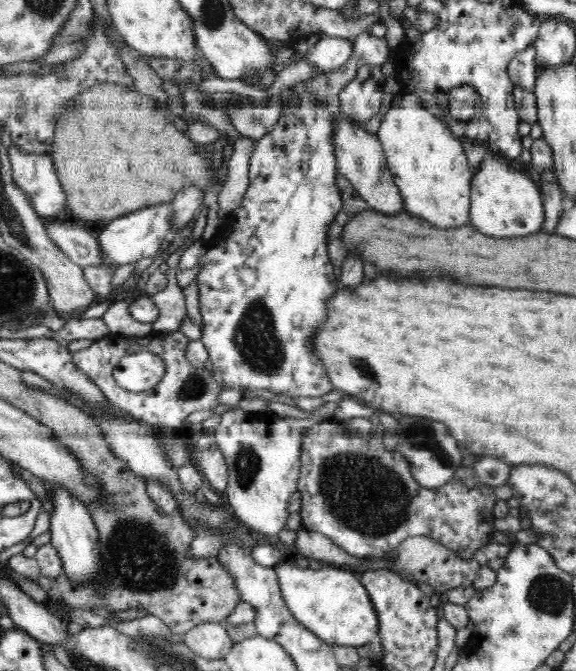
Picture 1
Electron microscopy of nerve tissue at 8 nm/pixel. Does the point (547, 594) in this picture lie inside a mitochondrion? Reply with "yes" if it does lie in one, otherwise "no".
yes

